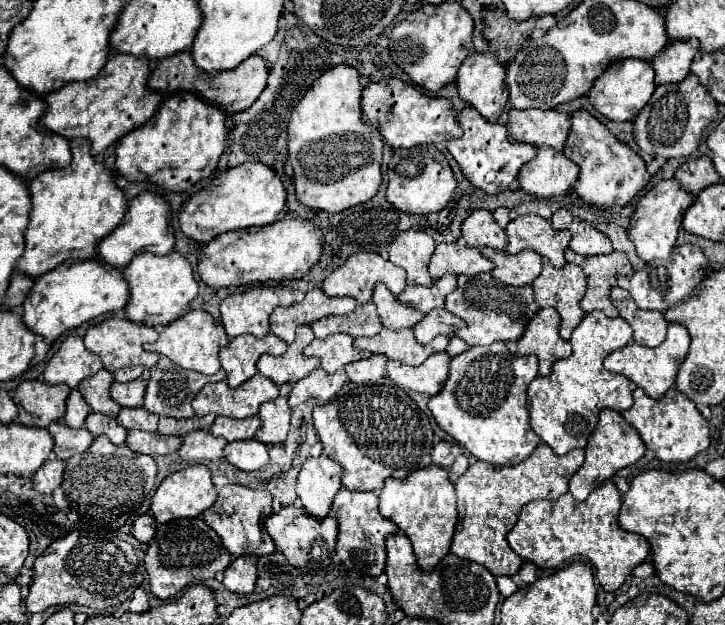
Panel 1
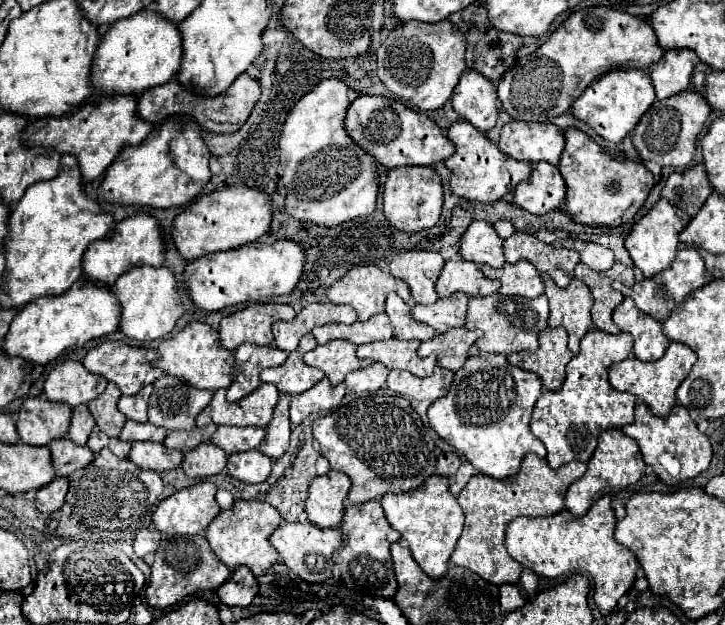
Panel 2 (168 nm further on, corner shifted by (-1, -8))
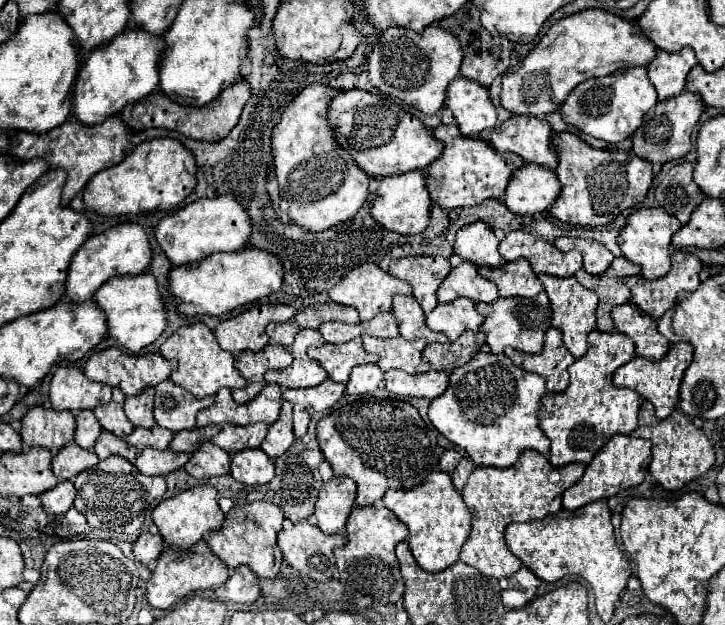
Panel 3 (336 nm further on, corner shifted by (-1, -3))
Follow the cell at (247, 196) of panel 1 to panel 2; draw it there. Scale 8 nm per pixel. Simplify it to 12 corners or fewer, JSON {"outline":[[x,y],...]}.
{"outline":[[225,186],[173,220],[185,260],[255,242],[273,216],[265,192]]}

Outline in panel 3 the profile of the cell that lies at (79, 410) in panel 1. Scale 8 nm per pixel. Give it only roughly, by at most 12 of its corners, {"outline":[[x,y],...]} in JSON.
{"outline":[[93,411],[77,413],[75,443],[91,449],[101,435]]}

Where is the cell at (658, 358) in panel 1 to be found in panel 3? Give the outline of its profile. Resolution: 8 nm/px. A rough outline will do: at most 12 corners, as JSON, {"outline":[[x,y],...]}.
{"outline":[[673,343],[659,361],[633,357],[613,373],[665,419],[679,401],[693,345]]}

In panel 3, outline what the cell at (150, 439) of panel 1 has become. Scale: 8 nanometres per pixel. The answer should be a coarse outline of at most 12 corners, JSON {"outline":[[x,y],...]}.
{"outline":[[145,447],[135,465],[145,475],[167,475],[187,453]]}

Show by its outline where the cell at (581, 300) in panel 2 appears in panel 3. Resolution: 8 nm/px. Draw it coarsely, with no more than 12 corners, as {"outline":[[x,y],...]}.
{"outline":[[537,275],[575,359],[595,329],[597,295],[575,277]]}

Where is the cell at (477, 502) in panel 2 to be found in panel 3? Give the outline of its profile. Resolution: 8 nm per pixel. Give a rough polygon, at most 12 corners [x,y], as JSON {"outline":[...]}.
{"outline":[[537,451],[477,467],[461,491],[473,521],[459,559],[487,577],[521,561],[503,531],[561,509],[583,463]]}

